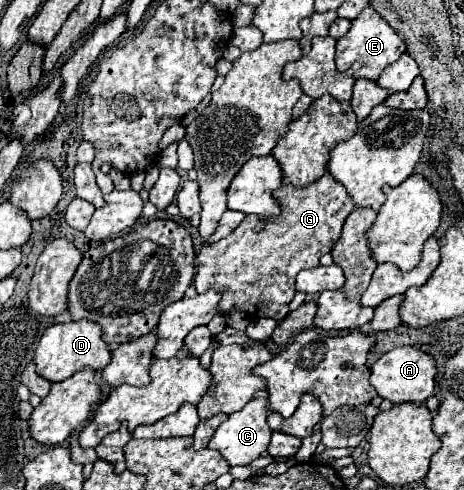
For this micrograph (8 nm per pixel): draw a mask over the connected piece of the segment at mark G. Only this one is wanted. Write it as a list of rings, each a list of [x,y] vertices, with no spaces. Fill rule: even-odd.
[[[328,170],[310,186],[282,186],[274,196],[282,204],[282,214],[266,218],[262,230],[254,230],[260,216],[246,216],[230,236],[208,244],[198,252],[198,268],[194,276],[194,286],[198,284],[196,292],[200,294],[210,288],[222,290],[224,298],[220,302],[220,314],[240,308],[250,316],[282,320],[288,314],[286,306],[296,294],[296,274],[320,266],[320,258],[334,248],[344,220],[354,210],[352,196],[344,192],[342,184],[336,184],[336,180],[328,176]]]

